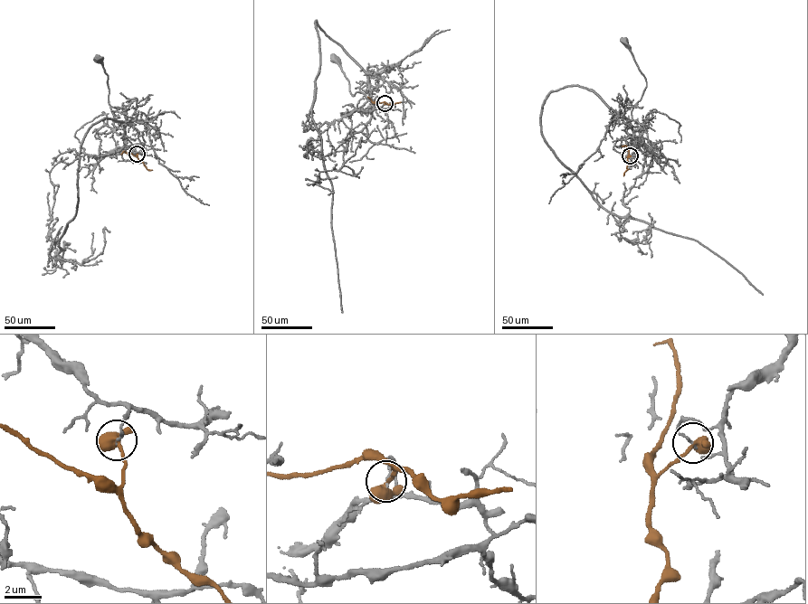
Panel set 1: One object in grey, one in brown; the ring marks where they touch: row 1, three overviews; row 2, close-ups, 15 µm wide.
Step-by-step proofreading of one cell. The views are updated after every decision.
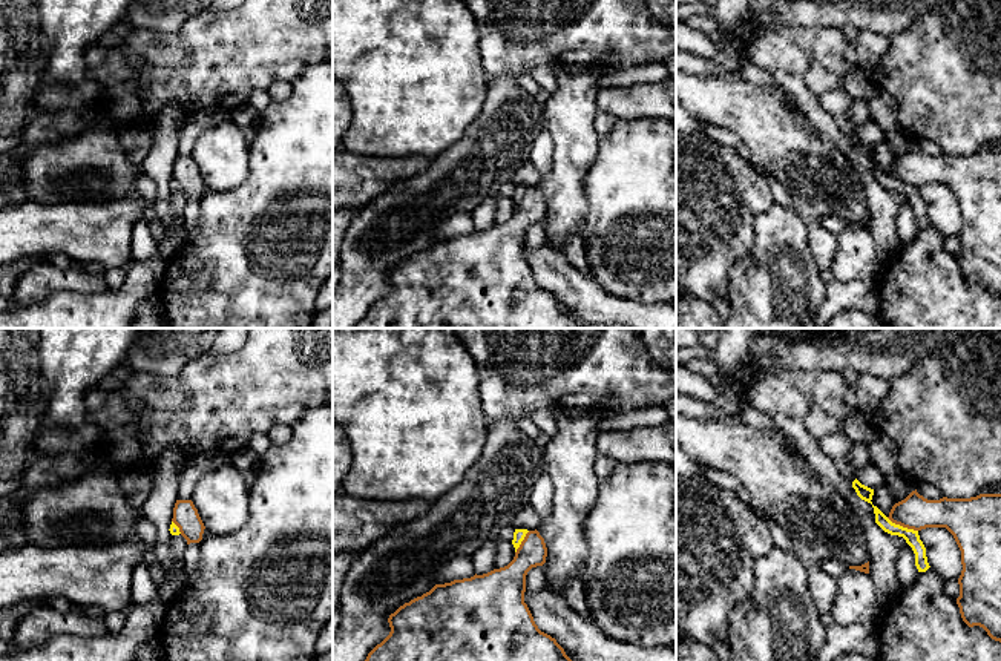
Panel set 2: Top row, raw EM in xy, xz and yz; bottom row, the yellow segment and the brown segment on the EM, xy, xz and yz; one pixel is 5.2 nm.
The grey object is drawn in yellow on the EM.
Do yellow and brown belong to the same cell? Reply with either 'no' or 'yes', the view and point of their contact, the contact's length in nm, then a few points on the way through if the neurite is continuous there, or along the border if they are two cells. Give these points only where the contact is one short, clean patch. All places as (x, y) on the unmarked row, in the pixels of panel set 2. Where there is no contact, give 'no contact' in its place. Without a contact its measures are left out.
no | yz (902, 183) | 180 nm | along yz (886, 174), (917, 187)

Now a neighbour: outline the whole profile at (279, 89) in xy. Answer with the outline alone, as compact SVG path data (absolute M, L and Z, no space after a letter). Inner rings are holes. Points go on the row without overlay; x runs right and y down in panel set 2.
M277 80L267 90L273 101L282 101L291 92L291 83Z

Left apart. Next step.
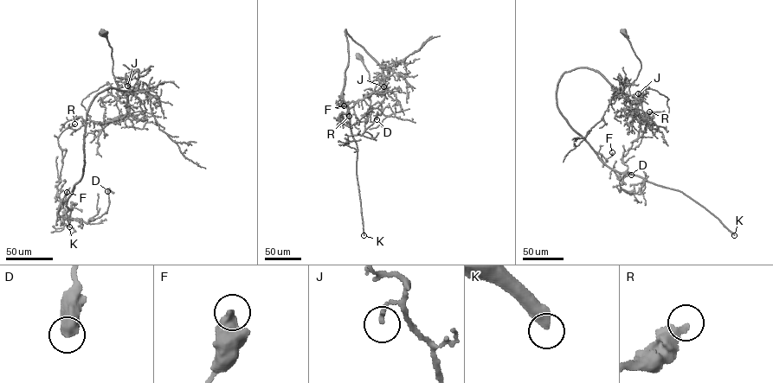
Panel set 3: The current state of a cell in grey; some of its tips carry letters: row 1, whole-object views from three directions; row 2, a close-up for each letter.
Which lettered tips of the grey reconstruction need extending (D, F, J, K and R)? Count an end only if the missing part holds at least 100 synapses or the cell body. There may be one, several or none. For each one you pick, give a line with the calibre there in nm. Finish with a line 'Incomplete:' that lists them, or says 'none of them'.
K: Thickness 480 nm
Incomplete: K

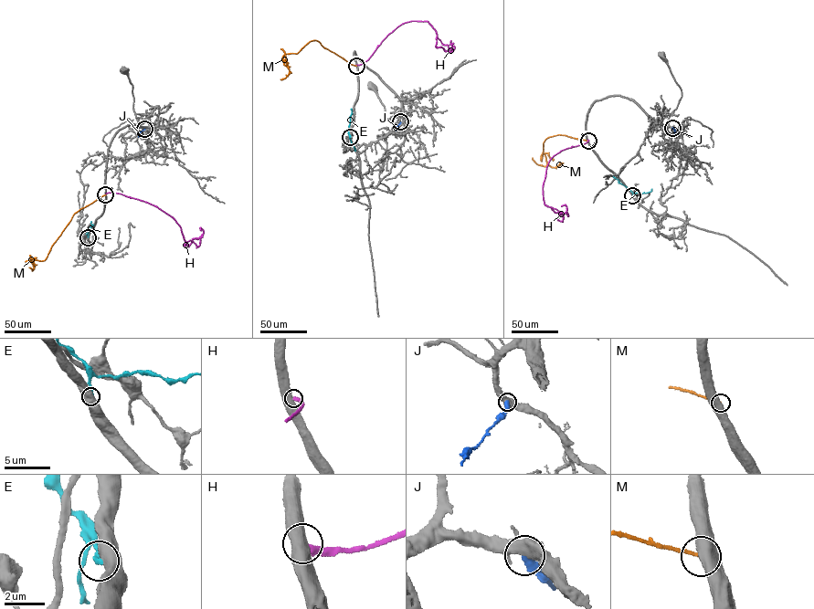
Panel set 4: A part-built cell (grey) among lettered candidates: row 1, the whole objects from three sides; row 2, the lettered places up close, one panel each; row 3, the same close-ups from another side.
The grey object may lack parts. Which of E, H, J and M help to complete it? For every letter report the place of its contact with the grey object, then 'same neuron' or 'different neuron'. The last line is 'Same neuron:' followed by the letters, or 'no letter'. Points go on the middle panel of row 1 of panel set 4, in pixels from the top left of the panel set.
E: contact (350, 137); different neuron
H: contact (356, 65); different neuron
J: contact (400, 121); different neuron
M: contact (356, 66); different neuron
Same neuron: no letter

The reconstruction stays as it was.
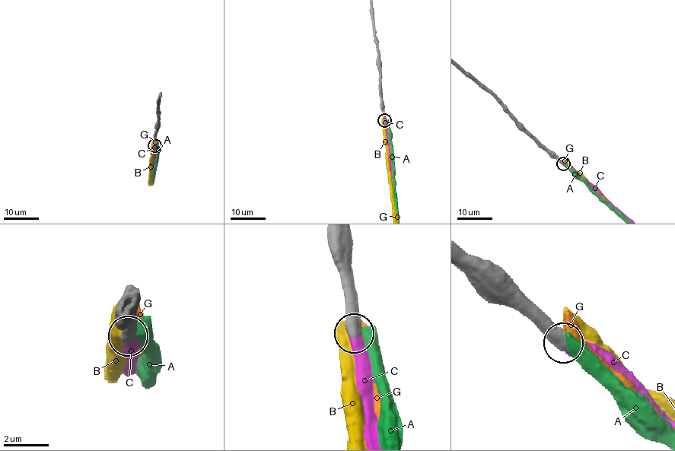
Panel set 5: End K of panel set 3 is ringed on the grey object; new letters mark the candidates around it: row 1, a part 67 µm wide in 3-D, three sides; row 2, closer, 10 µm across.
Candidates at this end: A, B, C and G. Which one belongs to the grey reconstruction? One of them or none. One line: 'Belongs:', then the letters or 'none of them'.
Belongs: C

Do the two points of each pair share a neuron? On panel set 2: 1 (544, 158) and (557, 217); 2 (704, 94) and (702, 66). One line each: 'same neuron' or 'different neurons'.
1: different neurons
2: different neurons

